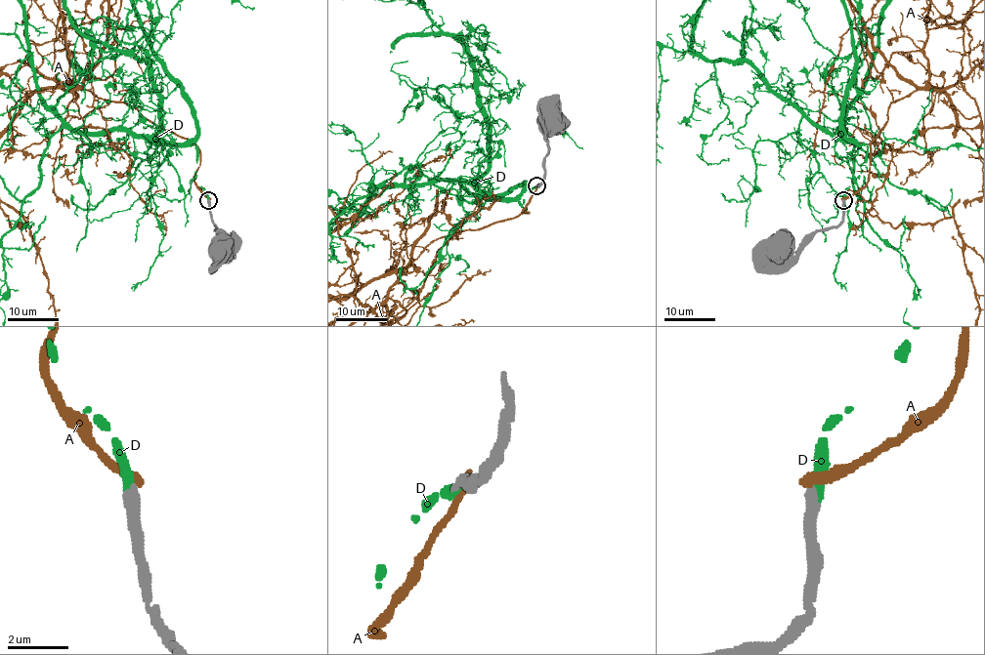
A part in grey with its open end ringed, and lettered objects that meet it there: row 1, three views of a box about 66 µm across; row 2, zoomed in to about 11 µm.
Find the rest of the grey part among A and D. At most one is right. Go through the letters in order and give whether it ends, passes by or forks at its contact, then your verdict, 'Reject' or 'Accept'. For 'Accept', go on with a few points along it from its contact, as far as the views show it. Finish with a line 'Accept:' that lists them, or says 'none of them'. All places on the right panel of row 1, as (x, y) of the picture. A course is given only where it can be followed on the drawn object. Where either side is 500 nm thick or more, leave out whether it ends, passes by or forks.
A: It ends there. Reject
D: It ends there. Accept
Accept: D

